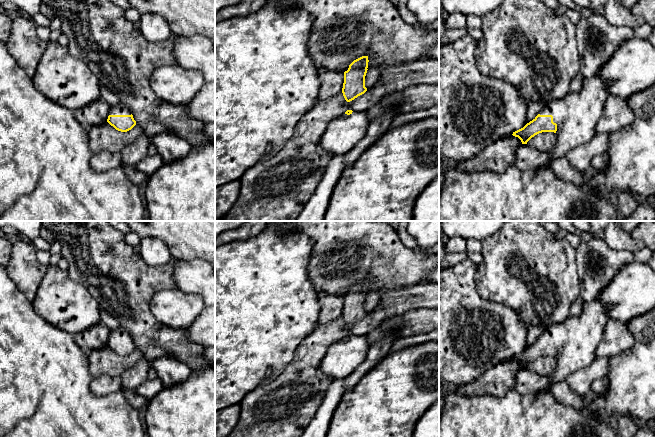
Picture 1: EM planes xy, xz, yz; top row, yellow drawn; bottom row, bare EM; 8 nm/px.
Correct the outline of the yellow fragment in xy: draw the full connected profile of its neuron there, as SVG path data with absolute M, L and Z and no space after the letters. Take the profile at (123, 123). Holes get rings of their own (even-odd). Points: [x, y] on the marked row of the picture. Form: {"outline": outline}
{"outline": "M120 101L116 105L110 106L107 122L121 132L127 132L136 125L130 109Z"}

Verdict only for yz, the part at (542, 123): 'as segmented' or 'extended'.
extended

